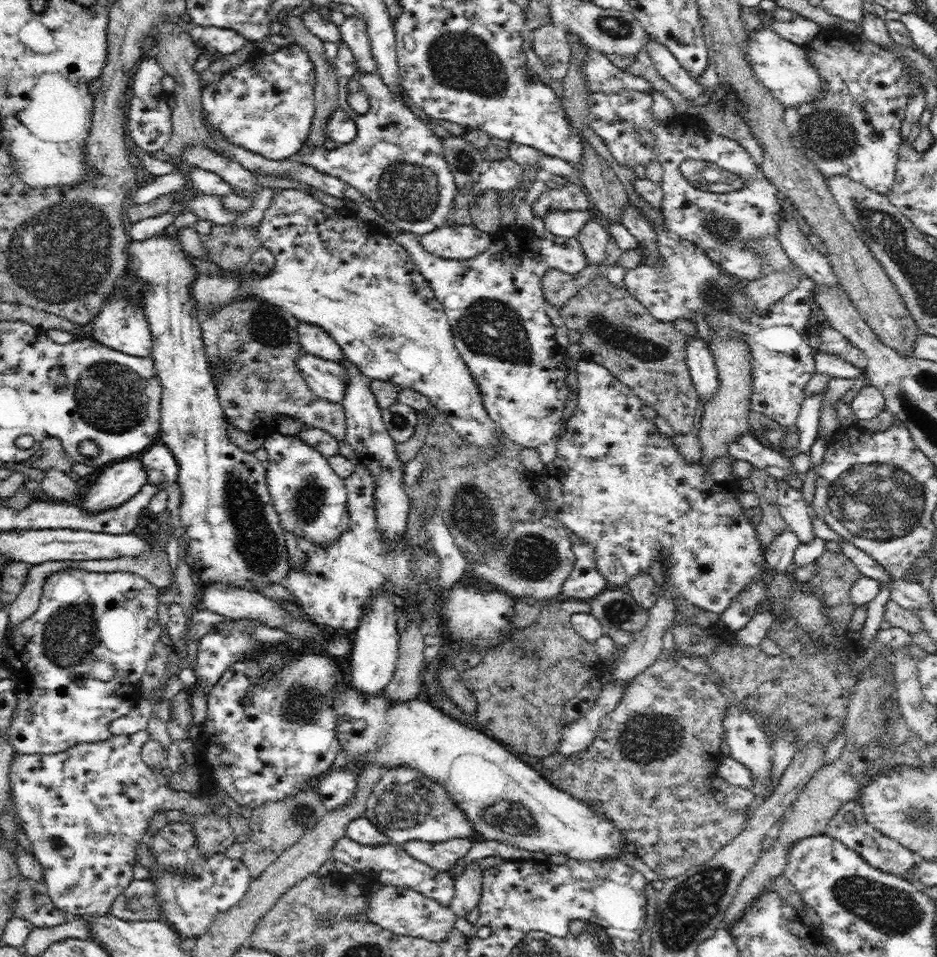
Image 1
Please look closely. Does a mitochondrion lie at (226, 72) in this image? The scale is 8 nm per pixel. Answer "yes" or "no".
no

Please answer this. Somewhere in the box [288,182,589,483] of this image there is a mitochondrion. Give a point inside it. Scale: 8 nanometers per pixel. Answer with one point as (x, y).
(490, 327)

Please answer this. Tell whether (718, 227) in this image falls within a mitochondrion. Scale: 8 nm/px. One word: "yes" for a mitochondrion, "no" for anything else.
yes

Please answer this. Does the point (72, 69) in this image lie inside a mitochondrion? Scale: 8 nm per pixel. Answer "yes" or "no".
no

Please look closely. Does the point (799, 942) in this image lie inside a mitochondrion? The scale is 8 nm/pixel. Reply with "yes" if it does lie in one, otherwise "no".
no

